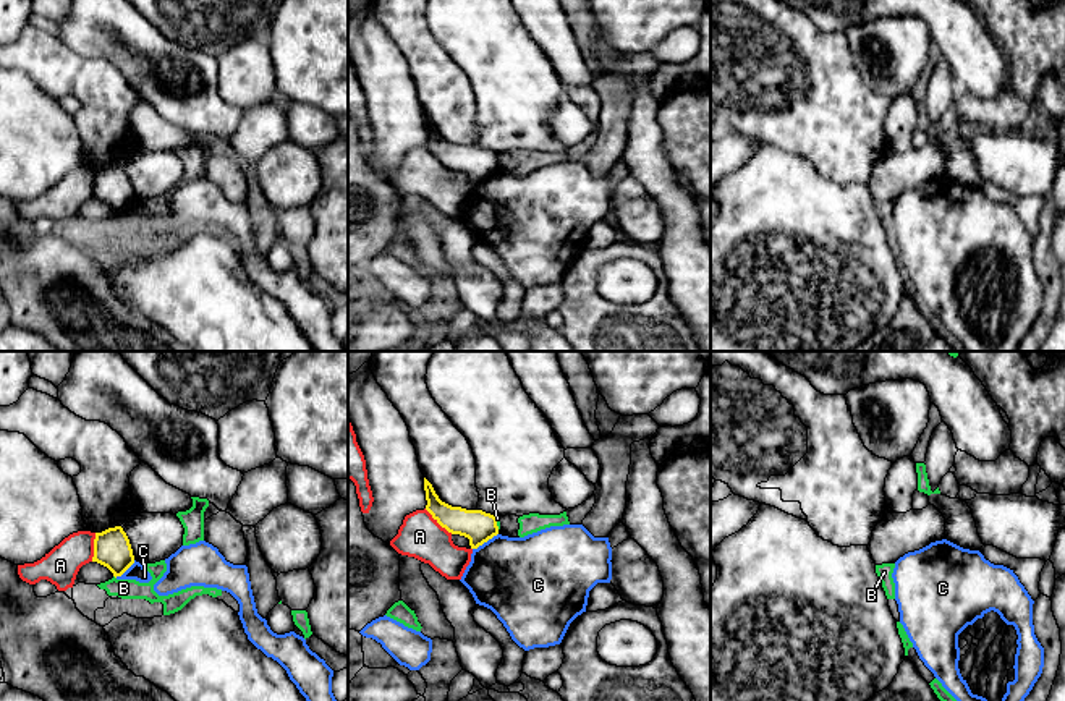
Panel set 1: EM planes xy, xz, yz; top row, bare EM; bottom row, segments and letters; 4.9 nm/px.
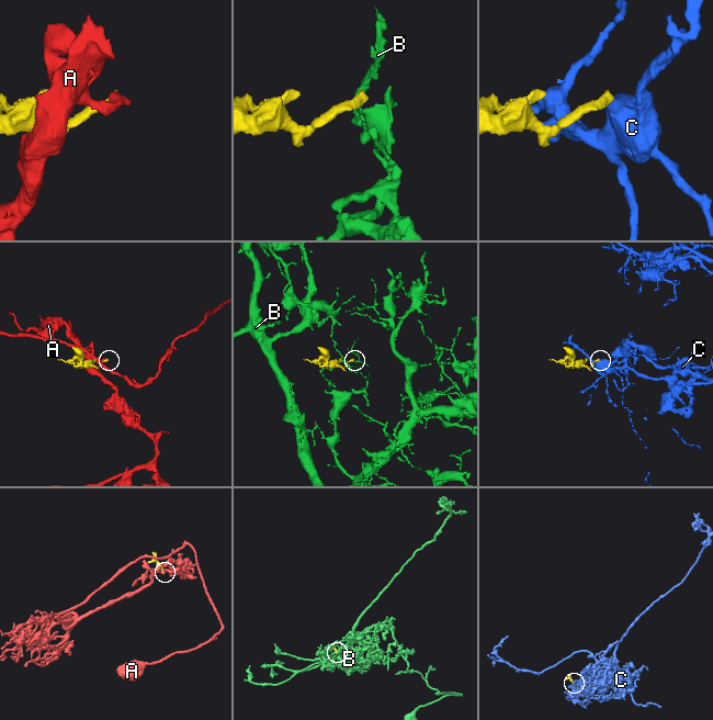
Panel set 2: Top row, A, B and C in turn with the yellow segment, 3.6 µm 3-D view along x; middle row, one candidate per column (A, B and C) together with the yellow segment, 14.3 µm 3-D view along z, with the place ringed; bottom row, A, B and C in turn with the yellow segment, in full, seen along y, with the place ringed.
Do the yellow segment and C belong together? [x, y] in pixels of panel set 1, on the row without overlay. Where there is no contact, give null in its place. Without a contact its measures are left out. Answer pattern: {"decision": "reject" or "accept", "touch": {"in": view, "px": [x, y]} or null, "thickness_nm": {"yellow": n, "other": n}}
{"decision": "reject", "touch": {"in": "xz", "px": [484, 178]}, "thickness_nm": {"yellow": 160, "other": 420}}

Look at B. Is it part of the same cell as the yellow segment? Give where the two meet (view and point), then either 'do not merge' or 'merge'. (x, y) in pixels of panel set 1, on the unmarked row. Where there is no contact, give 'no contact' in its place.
contact xz (496, 161); do not merge

